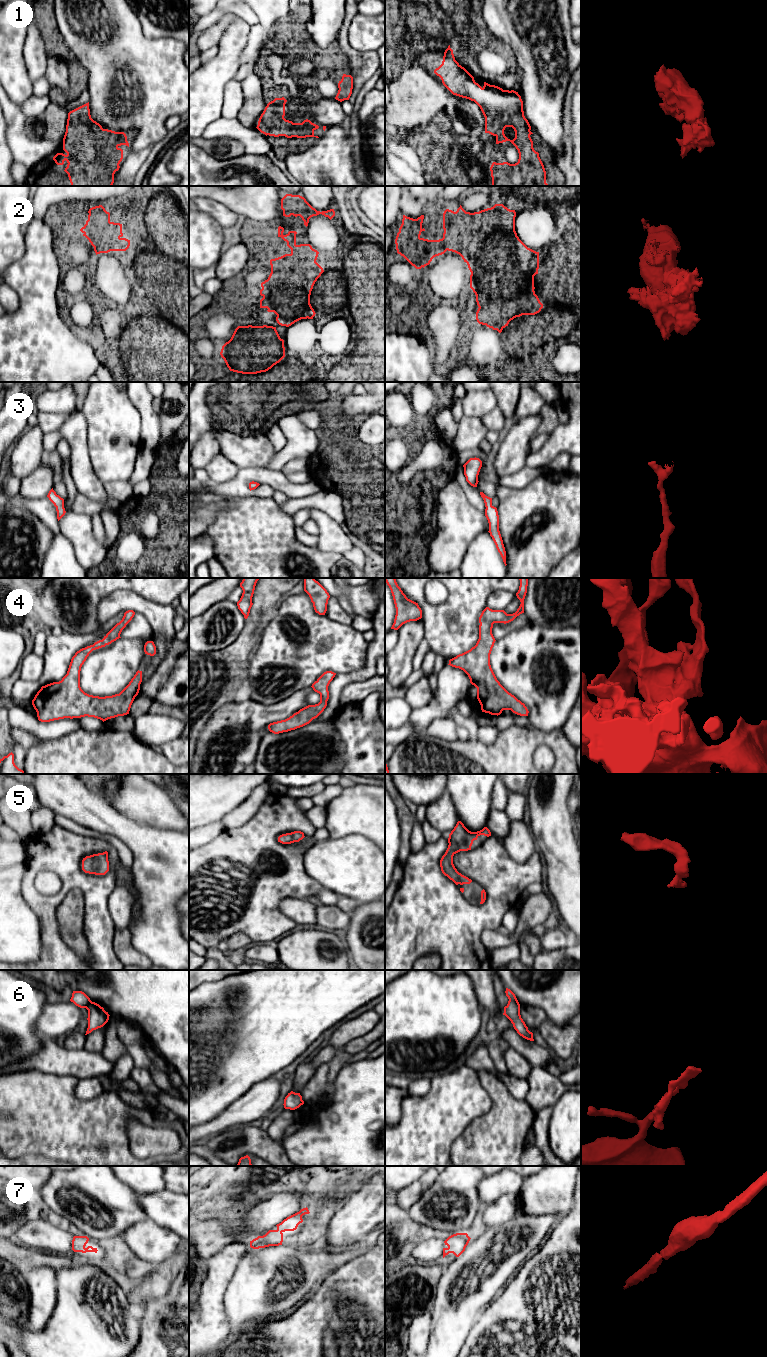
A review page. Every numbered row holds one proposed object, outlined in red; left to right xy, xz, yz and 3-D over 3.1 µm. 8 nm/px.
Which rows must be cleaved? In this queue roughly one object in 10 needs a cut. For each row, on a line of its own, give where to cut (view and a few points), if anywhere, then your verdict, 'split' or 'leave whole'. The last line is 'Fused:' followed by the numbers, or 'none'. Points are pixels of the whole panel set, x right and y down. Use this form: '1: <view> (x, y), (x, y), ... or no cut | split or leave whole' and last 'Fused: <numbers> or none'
1: no cut | leave whole
2: no cut | leave whole
3: no cut | leave whole
4: no cut | leave whole
5: no cut | leave whole
6: no cut | leave whole
7: no cut | leave whole
Fused: none

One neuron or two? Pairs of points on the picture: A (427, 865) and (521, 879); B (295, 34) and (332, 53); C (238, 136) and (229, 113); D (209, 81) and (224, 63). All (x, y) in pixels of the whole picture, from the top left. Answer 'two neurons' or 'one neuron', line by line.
A: one neuron
B: one neuron
C: two neurons
D: one neuron

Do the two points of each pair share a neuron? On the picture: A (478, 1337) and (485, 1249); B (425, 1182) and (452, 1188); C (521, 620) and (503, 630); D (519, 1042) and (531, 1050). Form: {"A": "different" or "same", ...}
{"A": "different", "B": "different", "C": "same", "D": "same"}

